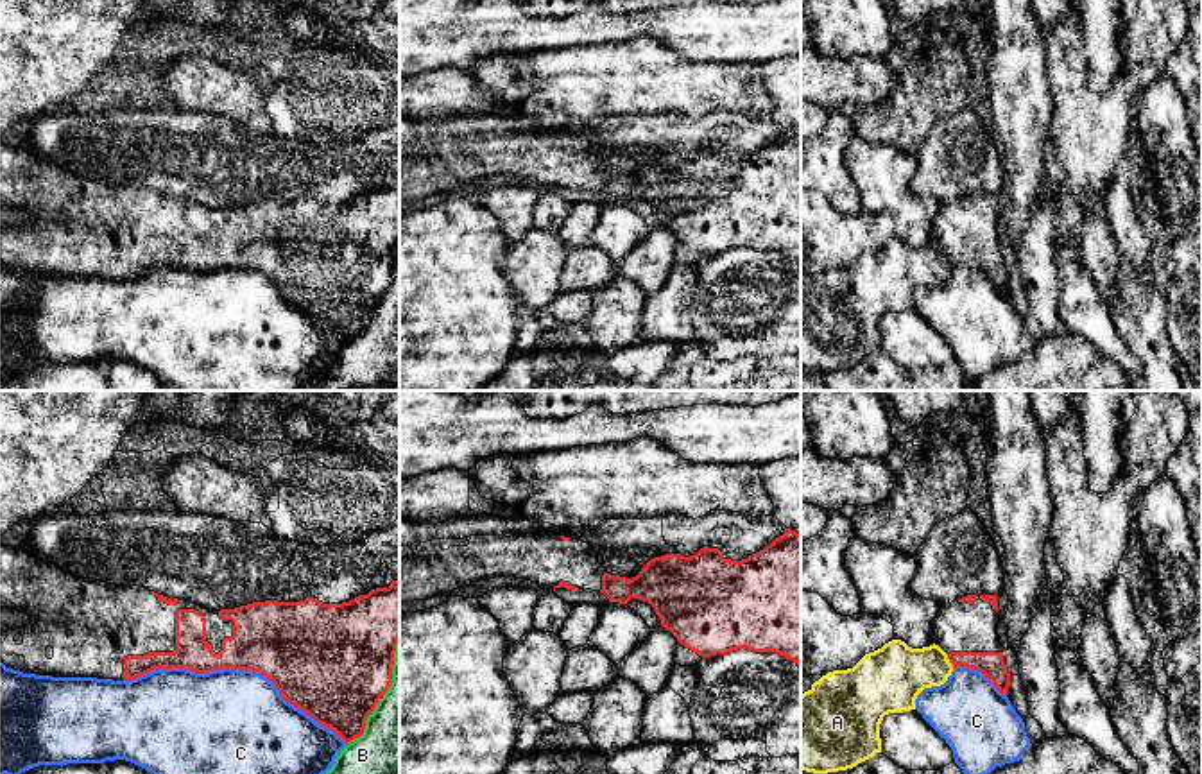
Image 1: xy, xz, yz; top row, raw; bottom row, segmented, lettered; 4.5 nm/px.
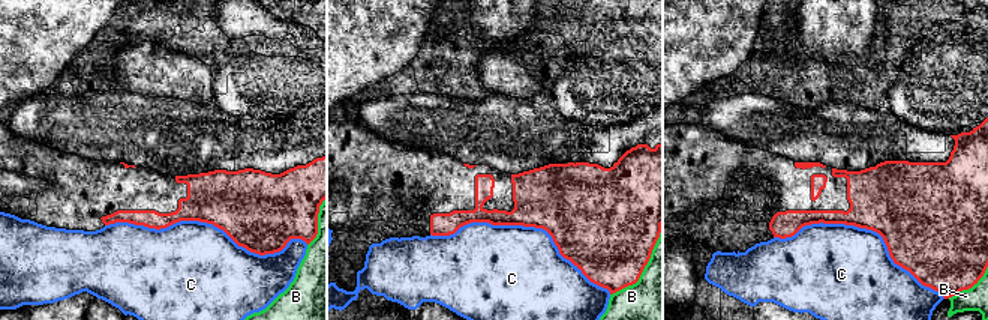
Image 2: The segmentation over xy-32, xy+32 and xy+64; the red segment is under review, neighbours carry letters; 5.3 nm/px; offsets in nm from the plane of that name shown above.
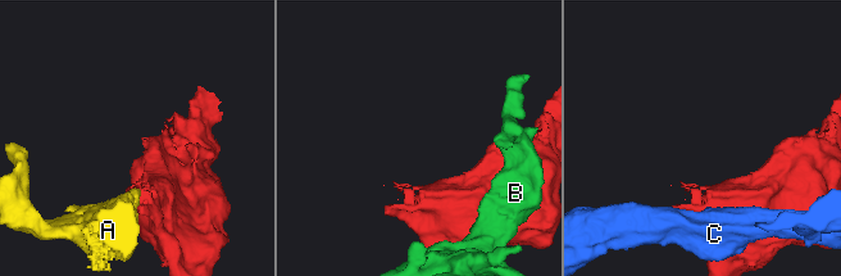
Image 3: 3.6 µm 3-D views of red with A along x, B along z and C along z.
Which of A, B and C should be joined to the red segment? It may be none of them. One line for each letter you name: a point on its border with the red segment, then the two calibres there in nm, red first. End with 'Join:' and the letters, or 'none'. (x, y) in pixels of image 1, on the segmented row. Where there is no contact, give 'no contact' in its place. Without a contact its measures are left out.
Join: none

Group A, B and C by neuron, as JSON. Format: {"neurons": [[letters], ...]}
{"neurons": [["A"], ["B"], ["C"]]}

